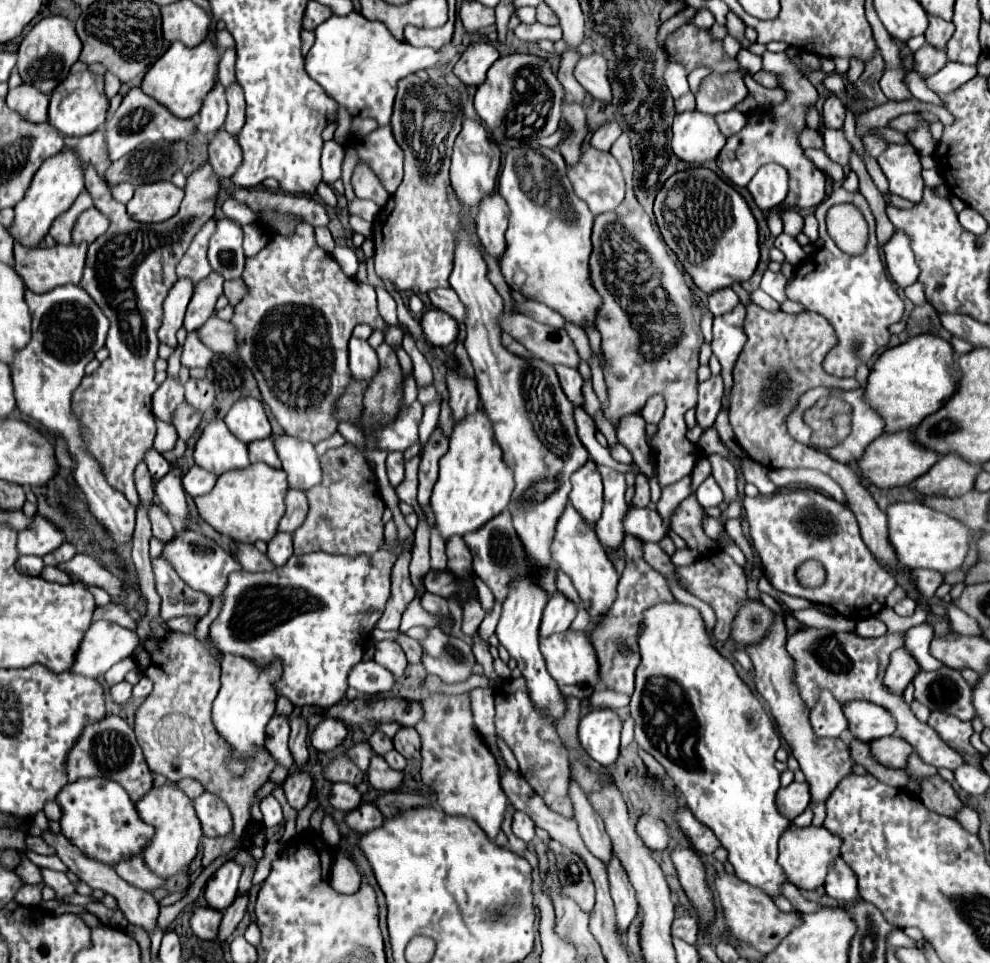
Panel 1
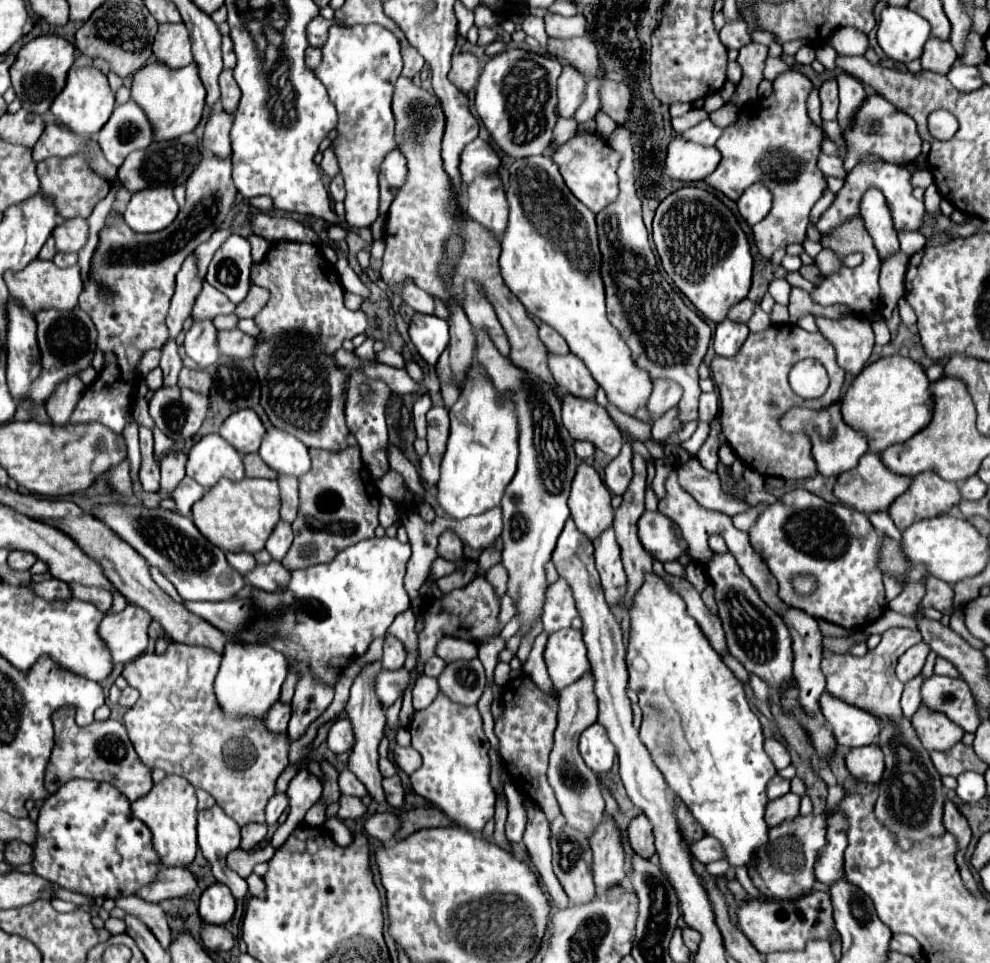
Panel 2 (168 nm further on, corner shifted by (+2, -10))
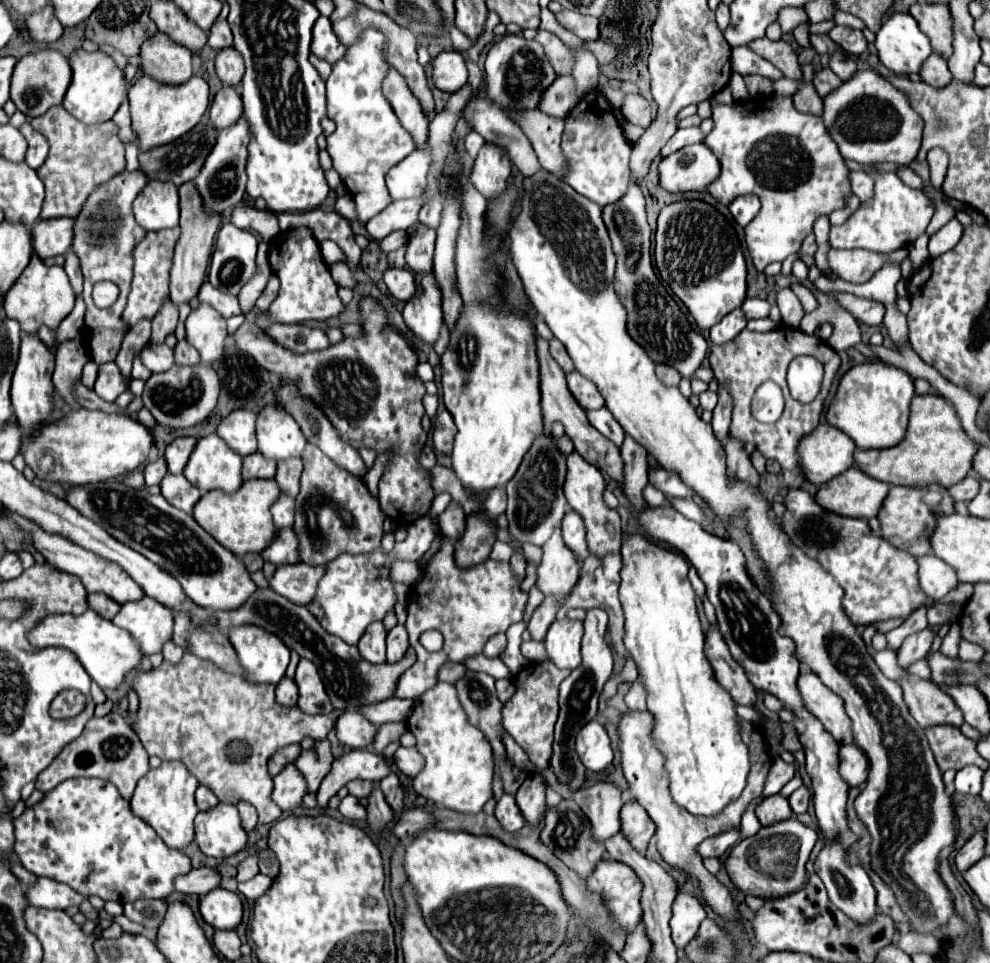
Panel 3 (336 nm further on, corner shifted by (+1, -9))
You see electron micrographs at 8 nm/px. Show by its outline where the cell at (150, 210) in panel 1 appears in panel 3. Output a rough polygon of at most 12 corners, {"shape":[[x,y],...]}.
{"shape":[[150,181],[134,201],[148,231],[178,227],[178,187]]}

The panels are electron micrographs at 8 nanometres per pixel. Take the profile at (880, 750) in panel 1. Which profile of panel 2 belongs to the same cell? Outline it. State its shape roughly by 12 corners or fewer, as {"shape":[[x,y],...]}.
{"shape":[[877,744],[849,750],[845,762],[857,780],[877,784],[885,754]]}

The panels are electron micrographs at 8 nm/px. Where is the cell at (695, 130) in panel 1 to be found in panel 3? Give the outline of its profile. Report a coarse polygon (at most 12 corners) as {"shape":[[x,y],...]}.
{"shape":[[704,143],[662,159],[668,193],[702,193],[720,161]]}

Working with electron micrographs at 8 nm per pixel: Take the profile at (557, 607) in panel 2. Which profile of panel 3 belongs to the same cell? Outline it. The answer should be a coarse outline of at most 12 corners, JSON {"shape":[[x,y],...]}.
{"shape":[[560,527],[542,545],[536,583],[562,603],[580,577]]}

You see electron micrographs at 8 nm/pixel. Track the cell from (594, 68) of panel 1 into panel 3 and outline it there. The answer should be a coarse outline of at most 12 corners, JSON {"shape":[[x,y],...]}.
{"shape":[[628,95],[622,113],[644,129],[652,123],[652,107],[644,97]]}

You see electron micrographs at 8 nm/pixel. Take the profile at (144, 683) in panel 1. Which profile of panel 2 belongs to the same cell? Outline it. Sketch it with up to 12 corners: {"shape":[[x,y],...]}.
{"shape":[[127,686],[119,704],[131,708],[139,700],[139,692]]}

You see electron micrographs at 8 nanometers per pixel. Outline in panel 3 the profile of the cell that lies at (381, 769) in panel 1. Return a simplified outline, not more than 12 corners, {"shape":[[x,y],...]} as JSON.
{"shape":[[396,773],[378,785],[386,803],[400,815],[405,810],[404,793]]}

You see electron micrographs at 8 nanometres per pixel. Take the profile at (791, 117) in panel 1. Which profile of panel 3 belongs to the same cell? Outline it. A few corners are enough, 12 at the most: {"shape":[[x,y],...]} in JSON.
{"shape":[[792,97],[712,105],[704,143],[758,271],[846,207],[850,169]]}

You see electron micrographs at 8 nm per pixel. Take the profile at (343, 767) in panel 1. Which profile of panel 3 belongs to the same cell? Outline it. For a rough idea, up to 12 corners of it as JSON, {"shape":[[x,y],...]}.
{"shape":[[350,781],[350,795],[362,799],[372,793],[374,783]]}

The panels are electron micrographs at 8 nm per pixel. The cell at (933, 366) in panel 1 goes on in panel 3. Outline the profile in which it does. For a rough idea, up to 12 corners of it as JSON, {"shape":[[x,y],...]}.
{"shape":[[880,361],[840,379],[826,421],[858,449],[898,445],[914,379]]}

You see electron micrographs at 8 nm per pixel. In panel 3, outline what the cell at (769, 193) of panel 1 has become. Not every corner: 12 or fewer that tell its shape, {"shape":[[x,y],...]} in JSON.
{"shape":[[742,195],[728,205],[740,227],[758,213],[758,197]]}

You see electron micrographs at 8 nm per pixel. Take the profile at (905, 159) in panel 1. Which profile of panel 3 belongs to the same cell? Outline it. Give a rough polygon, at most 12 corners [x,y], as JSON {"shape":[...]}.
{"shape":[[892,171],[874,201],[830,229],[834,249],[892,253],[928,227],[934,205]]}

